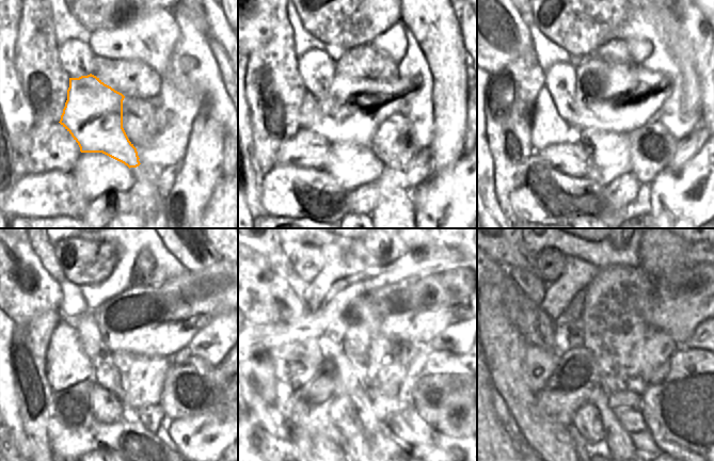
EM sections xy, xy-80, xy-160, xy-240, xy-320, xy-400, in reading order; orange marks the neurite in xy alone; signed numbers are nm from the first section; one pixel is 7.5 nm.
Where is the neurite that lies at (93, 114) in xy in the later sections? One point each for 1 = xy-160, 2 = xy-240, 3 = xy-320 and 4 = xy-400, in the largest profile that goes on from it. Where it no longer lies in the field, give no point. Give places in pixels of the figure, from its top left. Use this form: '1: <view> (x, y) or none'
1: xy-160 (599, 84)
2: xy-240 (154, 321)
3: xy-320 (421, 308)
4: xy-400 (678, 303)

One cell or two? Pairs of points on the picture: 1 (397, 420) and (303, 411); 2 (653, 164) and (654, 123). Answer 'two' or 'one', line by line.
1: two
2: one

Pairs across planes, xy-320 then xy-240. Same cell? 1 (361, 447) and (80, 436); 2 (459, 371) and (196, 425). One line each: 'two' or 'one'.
1: one
2: two

